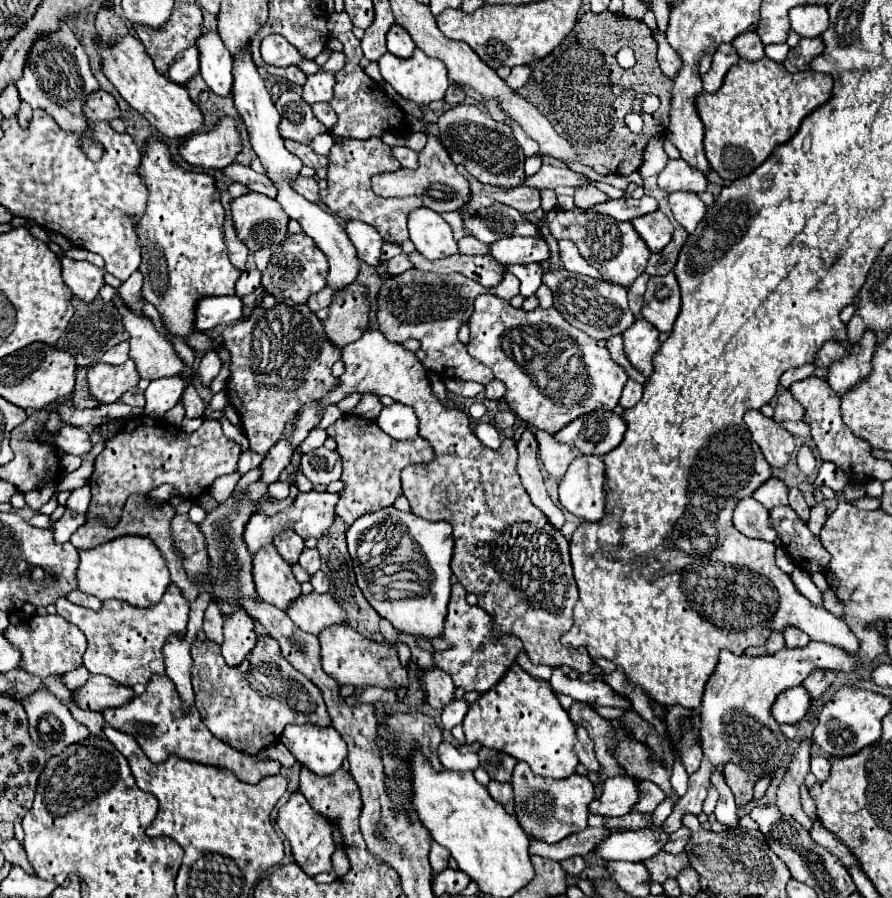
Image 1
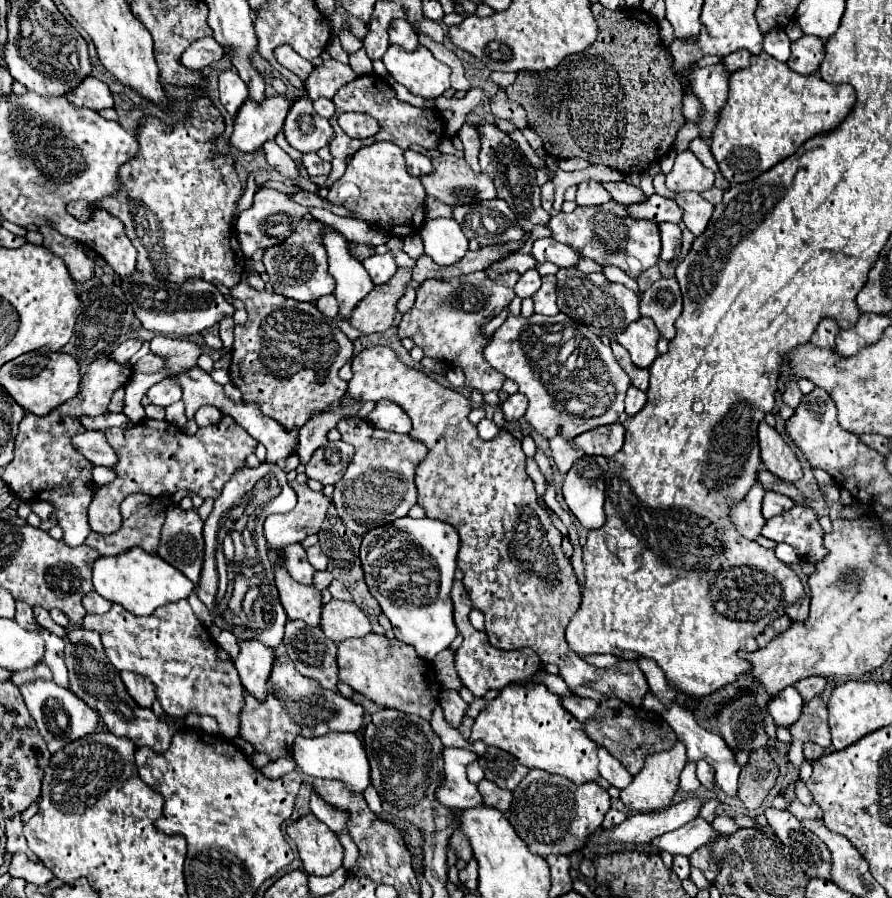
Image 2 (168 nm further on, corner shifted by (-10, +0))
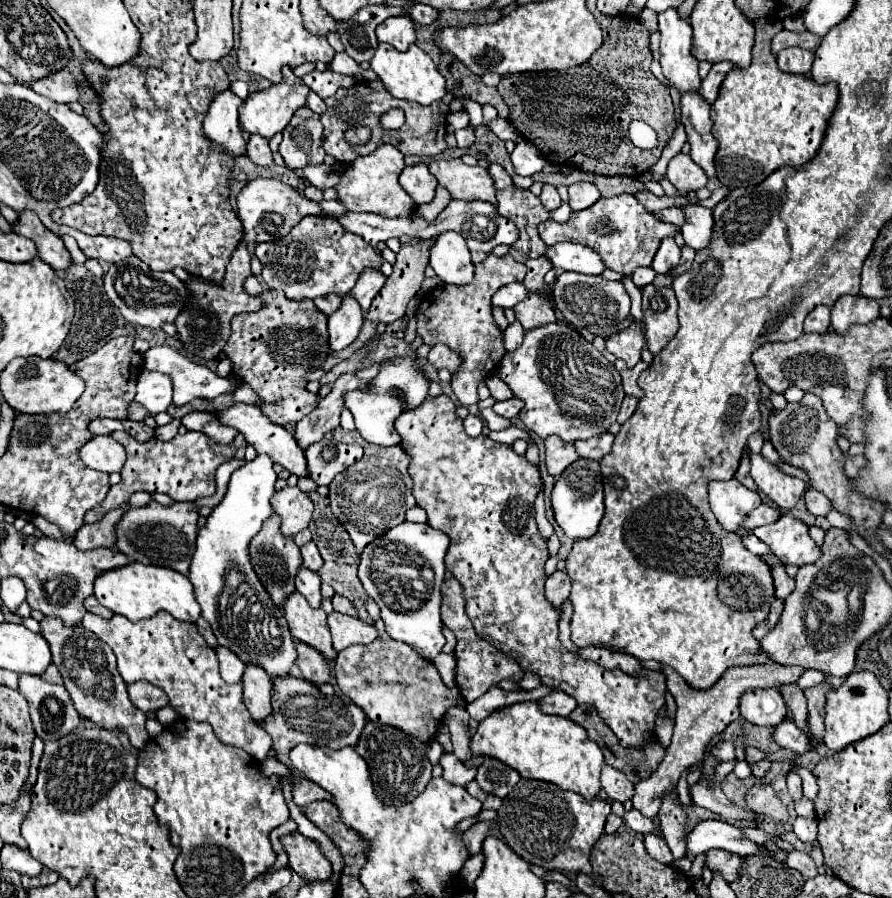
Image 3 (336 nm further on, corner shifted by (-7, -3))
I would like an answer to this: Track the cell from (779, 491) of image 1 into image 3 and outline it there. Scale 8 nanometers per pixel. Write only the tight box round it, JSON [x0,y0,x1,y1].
[741,503,781,531]

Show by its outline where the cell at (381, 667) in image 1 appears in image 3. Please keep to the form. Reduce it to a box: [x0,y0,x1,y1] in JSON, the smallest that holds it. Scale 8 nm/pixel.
[333,639,461,743]

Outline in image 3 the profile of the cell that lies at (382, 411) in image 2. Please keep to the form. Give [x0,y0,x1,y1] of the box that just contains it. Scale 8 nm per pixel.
[343,357,429,447]

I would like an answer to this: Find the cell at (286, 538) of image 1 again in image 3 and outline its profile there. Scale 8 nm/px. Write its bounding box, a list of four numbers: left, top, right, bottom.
[297,567,321,607]

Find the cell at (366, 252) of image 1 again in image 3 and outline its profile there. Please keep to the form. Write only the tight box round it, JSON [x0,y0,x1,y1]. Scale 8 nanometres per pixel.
[349,271,385,315]

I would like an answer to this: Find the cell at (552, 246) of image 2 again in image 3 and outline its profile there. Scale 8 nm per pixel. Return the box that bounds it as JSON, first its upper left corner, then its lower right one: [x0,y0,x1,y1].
[545,243,605,275]

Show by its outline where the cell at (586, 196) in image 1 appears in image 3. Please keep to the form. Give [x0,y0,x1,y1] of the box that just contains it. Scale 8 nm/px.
[569,183,599,211]

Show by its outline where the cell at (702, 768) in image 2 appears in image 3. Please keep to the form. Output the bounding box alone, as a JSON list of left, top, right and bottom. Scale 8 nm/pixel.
[691,759,759,821]

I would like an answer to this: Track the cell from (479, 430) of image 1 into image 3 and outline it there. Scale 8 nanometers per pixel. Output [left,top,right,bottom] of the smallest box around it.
[463,415,483,437]

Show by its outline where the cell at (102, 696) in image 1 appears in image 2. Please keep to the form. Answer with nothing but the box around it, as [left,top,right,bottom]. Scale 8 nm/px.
[120,672,154,708]

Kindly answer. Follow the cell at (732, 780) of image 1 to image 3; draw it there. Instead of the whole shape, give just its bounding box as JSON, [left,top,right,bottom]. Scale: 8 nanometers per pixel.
[747,783,789,823]

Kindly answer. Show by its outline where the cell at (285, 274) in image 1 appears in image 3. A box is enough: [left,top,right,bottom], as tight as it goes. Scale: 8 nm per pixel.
[255,217,383,301]

